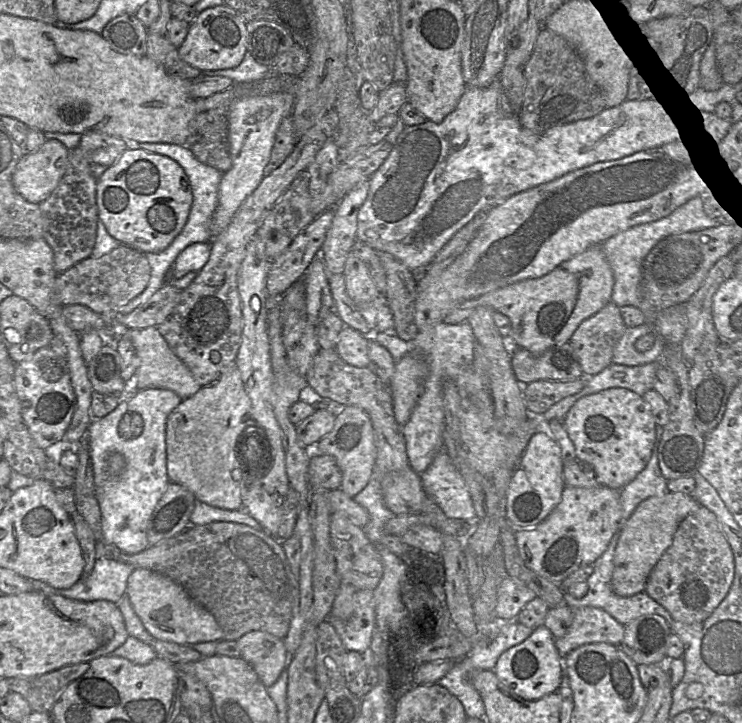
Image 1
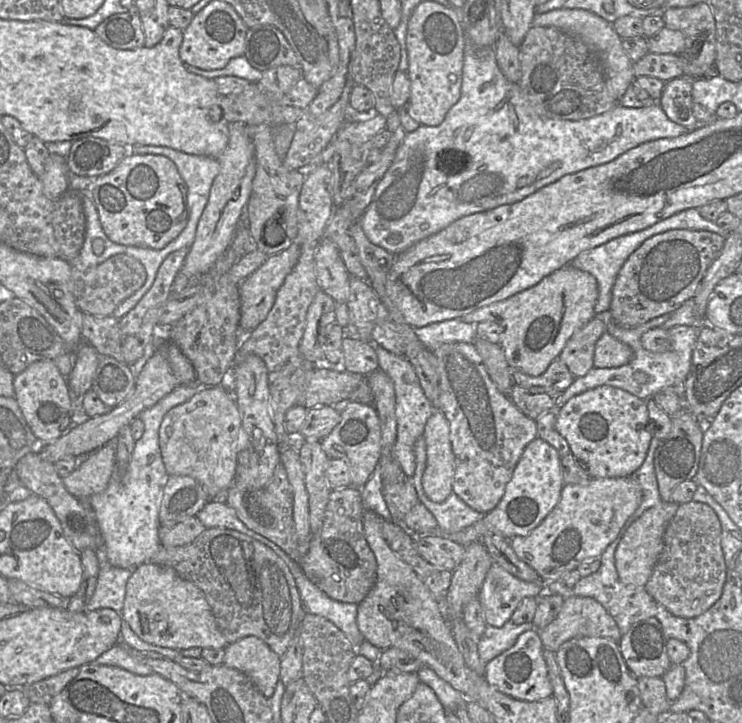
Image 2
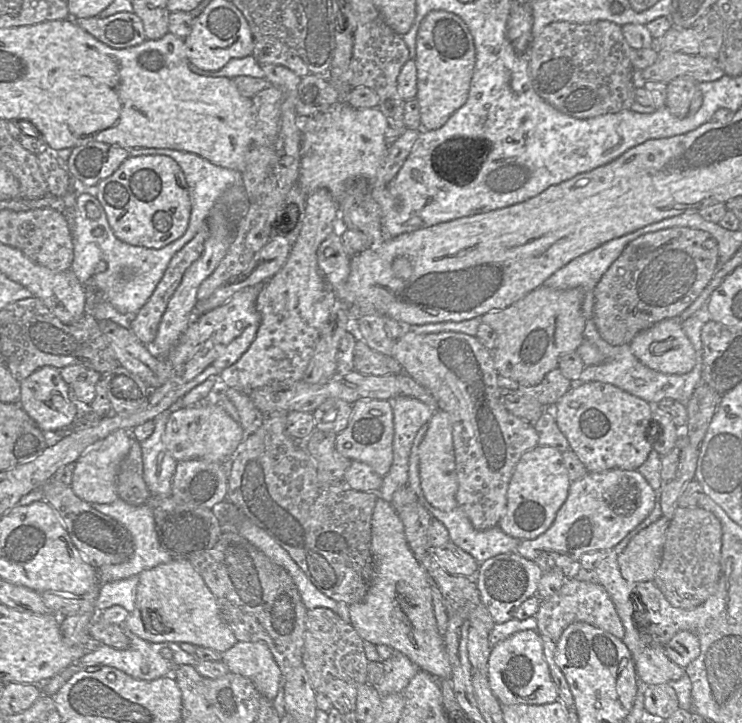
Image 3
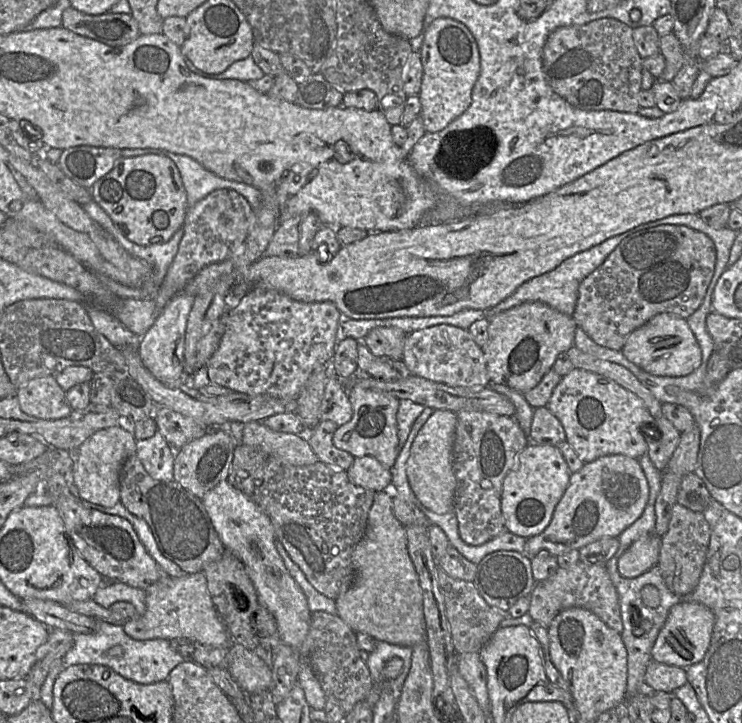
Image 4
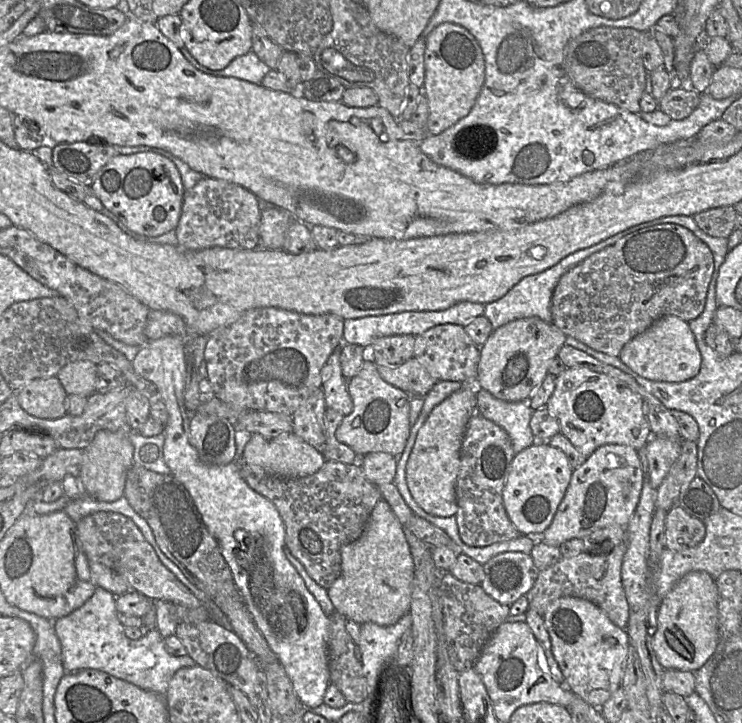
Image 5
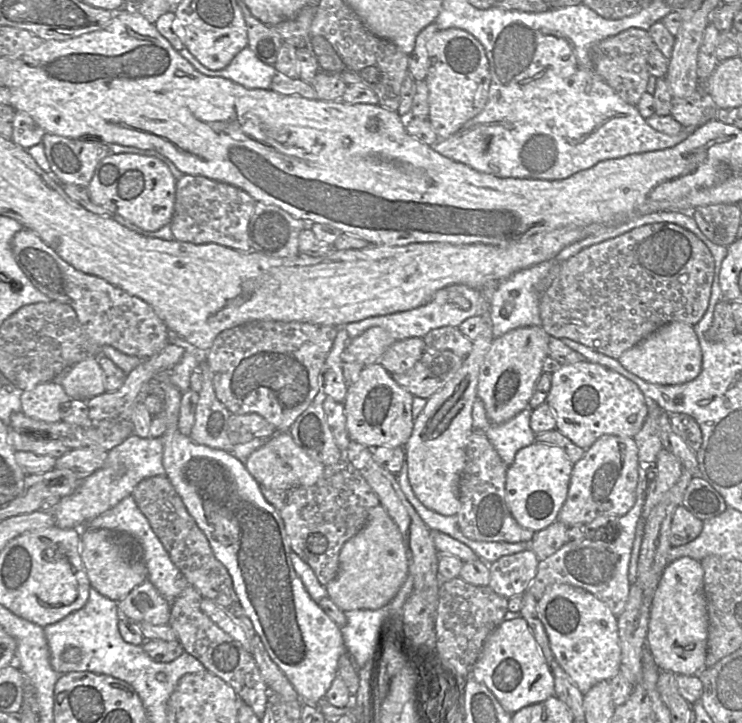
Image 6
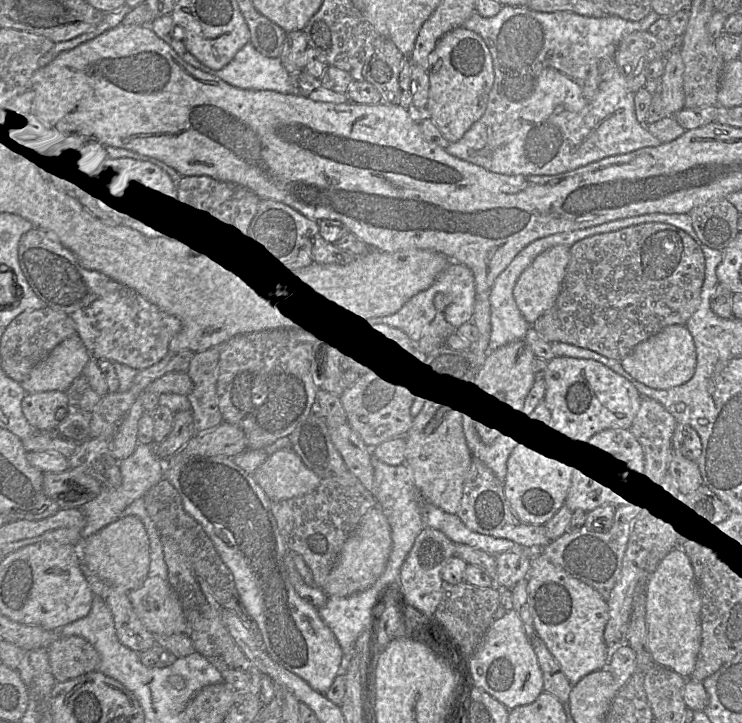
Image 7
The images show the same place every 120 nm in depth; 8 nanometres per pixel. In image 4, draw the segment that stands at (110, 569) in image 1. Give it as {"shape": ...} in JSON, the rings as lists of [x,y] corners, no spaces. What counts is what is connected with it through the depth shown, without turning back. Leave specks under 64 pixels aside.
{"shape":[[[105,580],[105,584],[96,591],[92,600],[104,608],[110,608],[116,602],[129,602],[135,607],[137,615],[142,616],[146,611],[145,599],[143,589]]]}

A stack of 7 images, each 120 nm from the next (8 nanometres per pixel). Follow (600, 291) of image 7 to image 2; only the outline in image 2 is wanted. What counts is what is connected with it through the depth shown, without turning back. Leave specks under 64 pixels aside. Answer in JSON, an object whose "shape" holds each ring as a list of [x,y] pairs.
{"shape":[[[672,229],[668,230],[659,234],[655,234],[649,238],[647,238],[635,251],[633,251],[622,267],[620,268],[615,282],[612,287],[612,295],[611,295],[611,302],[608,311],[611,314],[612,320],[619,326],[625,328],[633,328],[639,326],[655,317],[672,313],[677,308],[679,308],[686,300],[692,299],[699,287],[699,284],[704,277],[707,269],[711,265],[711,263],[717,258],[720,254],[726,237],[723,237],[717,233],[713,233],[710,231],[703,231],[703,230],[690,230],[690,229]]]}

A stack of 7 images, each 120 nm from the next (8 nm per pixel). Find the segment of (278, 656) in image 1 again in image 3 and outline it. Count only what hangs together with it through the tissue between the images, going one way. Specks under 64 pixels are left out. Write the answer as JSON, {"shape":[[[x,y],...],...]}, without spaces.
{"shape":[[[236,642],[222,653],[221,662],[229,672],[252,681],[256,689],[269,701],[283,687],[283,677],[271,651],[264,642]]]}

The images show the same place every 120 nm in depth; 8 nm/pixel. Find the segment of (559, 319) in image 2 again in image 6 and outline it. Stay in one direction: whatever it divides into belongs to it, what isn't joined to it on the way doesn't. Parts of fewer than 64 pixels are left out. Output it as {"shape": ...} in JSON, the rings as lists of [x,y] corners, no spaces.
{"shape":[[[528,326],[510,330],[493,339],[480,367],[477,385],[477,397],[483,402],[487,418],[491,423],[504,423],[528,407],[537,381],[543,373],[542,363],[548,356],[549,337],[542,326]]]}

